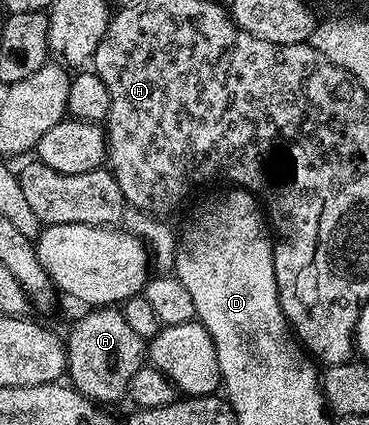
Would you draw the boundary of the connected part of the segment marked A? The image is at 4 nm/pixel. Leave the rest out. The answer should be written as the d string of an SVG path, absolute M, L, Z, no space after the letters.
M115 306L93 307L66 335L67 378L71 386L100 405L112 405L129 394L131 379L146 363L146 340L138 337L126 322L123 310Z

